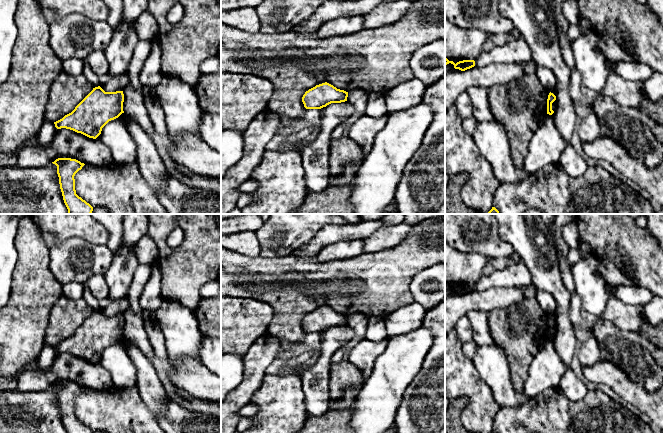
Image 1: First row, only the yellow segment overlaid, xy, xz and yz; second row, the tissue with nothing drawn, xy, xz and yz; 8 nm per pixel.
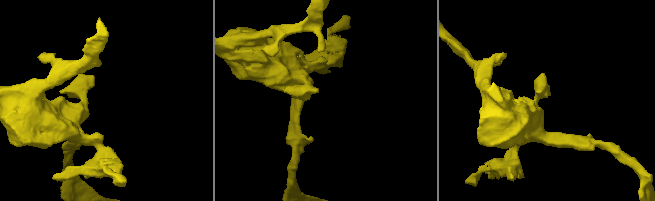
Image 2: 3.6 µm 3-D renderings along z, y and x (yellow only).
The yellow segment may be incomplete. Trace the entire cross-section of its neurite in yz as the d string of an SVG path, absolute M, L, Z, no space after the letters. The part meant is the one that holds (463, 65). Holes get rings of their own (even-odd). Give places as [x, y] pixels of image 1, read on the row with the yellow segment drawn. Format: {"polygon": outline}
{"polygon": "M445 58L445 65L449 63L453 64L455 69L459 69L461 71L465 71L475 66L474 60L463 60L455 64L453 61L449 61L447 58Z"}

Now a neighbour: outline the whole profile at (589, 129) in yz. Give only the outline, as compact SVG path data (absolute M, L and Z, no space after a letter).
M593 111L583 118L577 132L582 142L592 142L603 136L598 118Z

